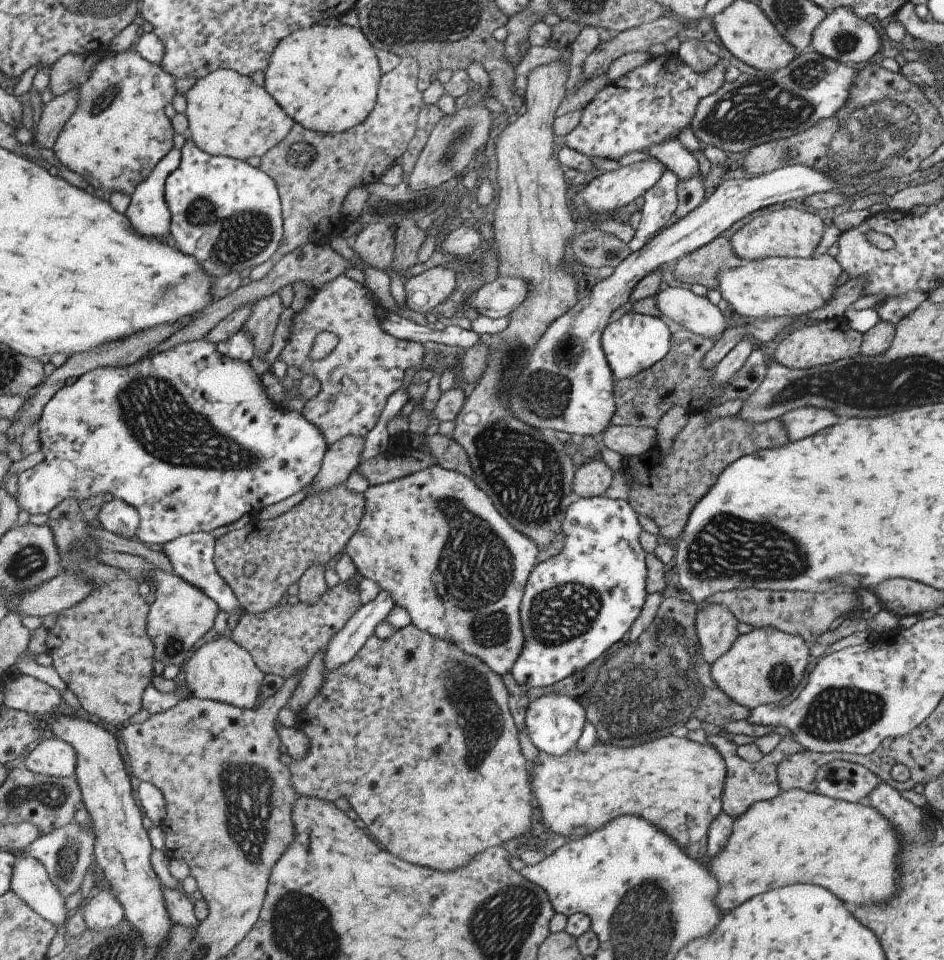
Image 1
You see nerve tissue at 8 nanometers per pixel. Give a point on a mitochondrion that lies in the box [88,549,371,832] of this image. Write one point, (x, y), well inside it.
(175, 643)

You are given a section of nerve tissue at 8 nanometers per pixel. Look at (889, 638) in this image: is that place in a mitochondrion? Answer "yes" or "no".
no

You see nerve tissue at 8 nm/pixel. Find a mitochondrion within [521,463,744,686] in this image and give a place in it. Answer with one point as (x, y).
(564, 612)

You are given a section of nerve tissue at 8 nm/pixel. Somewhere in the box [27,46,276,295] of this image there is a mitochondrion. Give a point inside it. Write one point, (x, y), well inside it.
(103, 102)

